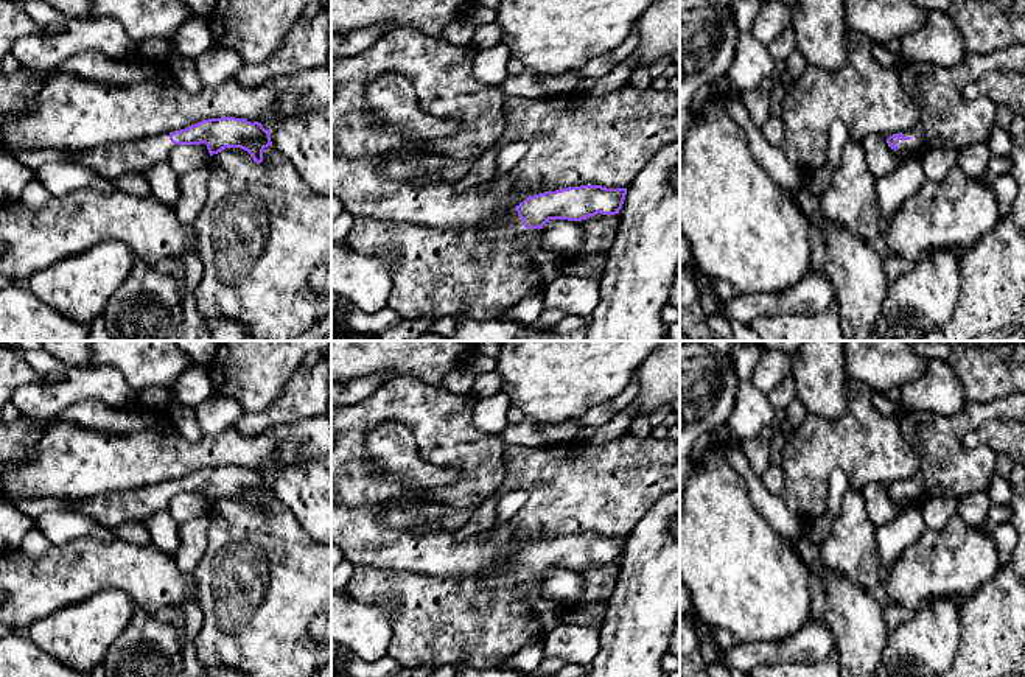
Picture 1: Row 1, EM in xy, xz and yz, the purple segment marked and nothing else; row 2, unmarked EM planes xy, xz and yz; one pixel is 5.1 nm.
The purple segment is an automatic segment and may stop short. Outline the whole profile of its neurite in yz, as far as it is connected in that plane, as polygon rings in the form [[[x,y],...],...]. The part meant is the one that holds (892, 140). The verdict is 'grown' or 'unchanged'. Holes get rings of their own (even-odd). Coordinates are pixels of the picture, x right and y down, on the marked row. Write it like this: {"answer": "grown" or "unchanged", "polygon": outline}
{"answer": "grown", "polygon": [[[1025,44],[986,54],[967,53],[952,67],[902,59],[901,86],[915,98],[921,115],[911,129],[890,135],[888,146],[921,156],[932,148],[960,151],[985,143],[995,123],[995,104],[966,101],[961,92],[966,84],[1000,68],[1025,72]]]}

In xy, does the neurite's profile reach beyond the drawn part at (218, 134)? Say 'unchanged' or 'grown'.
grown

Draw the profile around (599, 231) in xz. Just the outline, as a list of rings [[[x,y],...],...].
[[[597,213],[579,224],[583,229],[583,244],[575,254],[558,254],[561,274],[600,280],[602,269],[588,266],[585,257],[611,247],[619,227],[619,215]]]

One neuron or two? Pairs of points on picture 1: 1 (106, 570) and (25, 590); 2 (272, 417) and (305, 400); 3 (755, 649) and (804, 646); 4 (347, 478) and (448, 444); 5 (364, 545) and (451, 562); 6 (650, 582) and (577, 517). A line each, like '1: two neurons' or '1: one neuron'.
1: one neuron
2: one neuron
3: one neuron
4: one neuron
5: one neuron
6: two neurons

